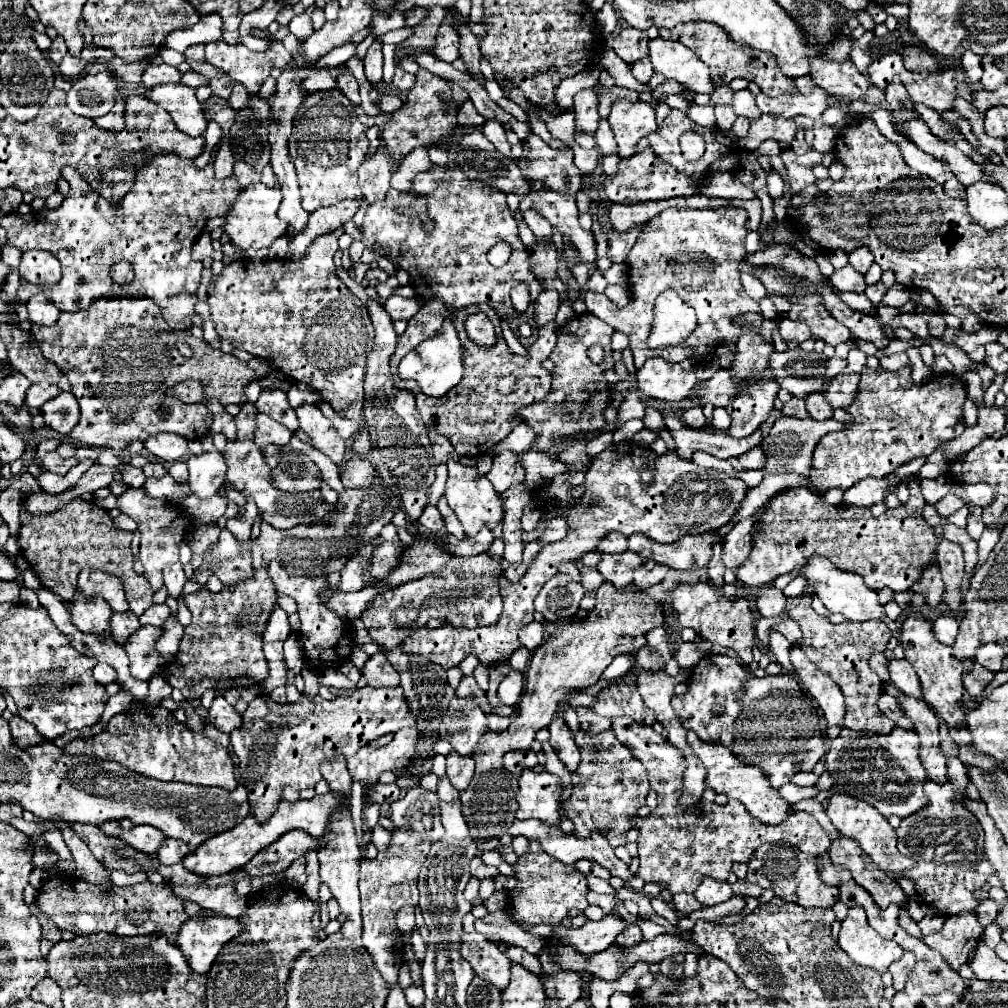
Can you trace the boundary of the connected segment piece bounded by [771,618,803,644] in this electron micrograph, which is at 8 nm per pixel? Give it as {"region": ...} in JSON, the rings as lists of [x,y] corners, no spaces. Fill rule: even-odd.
{"region":[[[789,618],[789,620],[783,620],[783,622],[779,622],[779,624],[773,624],[771,628],[777,630],[777,632],[781,632],[792,644],[803,637],[801,630],[799,630],[799,624],[793,622],[791,618]]]}

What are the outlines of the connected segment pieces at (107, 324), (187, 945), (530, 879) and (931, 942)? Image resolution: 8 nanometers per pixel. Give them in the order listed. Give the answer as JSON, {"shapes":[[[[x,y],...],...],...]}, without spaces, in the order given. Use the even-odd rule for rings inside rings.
{"shapes":[[[[99,300],[75,314],[61,312],[53,326],[33,324],[31,334],[43,356],[57,364],[71,382],[71,392],[79,402],[81,416],[69,436],[81,446],[125,450],[131,440],[147,440],[155,432],[175,432],[187,440],[199,440],[209,434],[211,414],[205,410],[195,414],[191,408],[187,412],[187,406],[175,398],[171,400],[171,416],[161,418],[157,406],[165,402],[167,390],[183,380],[199,378],[205,384],[205,398],[235,394],[235,402],[245,404],[245,386],[259,380],[255,370],[235,356],[213,350],[205,340],[187,336],[187,332],[171,330],[161,318],[159,306],[151,300]],[[177,340],[191,346],[193,358],[187,360],[179,354],[175,346]],[[121,428],[139,428],[139,432],[129,438],[121,434]]],[[[193,916],[181,926],[177,946],[197,974],[207,974],[223,944],[231,942],[243,928],[227,924],[225,916]]],[[[539,842],[529,844],[529,852],[521,856],[513,864],[513,876],[517,878],[515,888],[507,894],[507,904],[515,912],[515,922],[521,926],[535,926],[535,924],[551,924],[551,926],[571,925],[573,912],[583,912],[587,902],[587,878],[585,874],[577,872],[575,866],[565,866],[559,860],[545,854]]],[[[967,912],[945,916],[943,930],[933,936],[925,936],[923,942],[929,948],[941,952],[941,956],[953,970],[959,970],[963,964],[967,964],[969,954],[979,944],[981,934],[983,926],[977,920],[977,912]]]]}

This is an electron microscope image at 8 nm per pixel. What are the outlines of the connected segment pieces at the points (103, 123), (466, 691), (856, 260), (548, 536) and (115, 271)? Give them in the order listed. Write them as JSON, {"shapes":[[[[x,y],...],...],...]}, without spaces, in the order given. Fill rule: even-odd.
{"shapes":[[[[121,96],[109,114],[105,114],[103,118],[95,118],[95,126],[107,132],[121,132],[125,128],[125,102]]],[[[463,676],[463,678],[461,678],[461,684],[459,684],[459,688],[457,688],[457,696],[461,696],[461,698],[471,698],[471,700],[475,698],[485,714],[491,712],[491,704],[487,702],[485,692],[479,688],[479,684],[475,682],[473,676]]],[[[861,246],[861,248],[855,248],[851,254],[849,254],[849,264],[859,272],[859,274],[865,274],[869,270],[869,266],[873,264],[873,254],[869,248]]],[[[553,518],[547,526],[547,530],[543,532],[541,536],[541,544],[549,544],[549,542],[557,542],[557,540],[563,540],[569,532],[569,524],[563,520],[563,518]]],[[[119,262],[111,268],[111,278],[115,282],[129,282],[131,280],[131,268],[125,262]]]]}

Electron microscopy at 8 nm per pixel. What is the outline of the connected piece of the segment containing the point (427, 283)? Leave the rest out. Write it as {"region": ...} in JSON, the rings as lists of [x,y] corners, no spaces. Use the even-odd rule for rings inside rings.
{"region":[[[433,166],[433,170],[417,174],[415,190],[423,190],[427,194],[429,220],[435,222],[435,230],[431,234],[427,234],[423,230],[423,222],[419,218],[411,218],[411,216],[403,216],[403,214],[395,212],[395,204],[413,202],[417,198],[413,194],[399,194],[395,190],[391,190],[383,202],[373,202],[367,208],[361,230],[363,230],[363,238],[367,244],[379,244],[379,246],[387,244],[389,246],[389,252],[385,256],[397,268],[403,268],[411,274],[415,290],[419,292],[419,296],[423,300],[437,298],[437,300],[445,302],[447,306],[451,306],[451,310],[457,310],[457,308],[477,304],[477,302],[487,302],[491,306],[495,306],[497,302],[507,302],[511,288],[517,284],[527,284],[531,290],[531,298],[537,298],[541,294],[543,286],[535,280],[535,276],[529,270],[529,250],[521,244],[521,240],[517,236],[515,214],[509,210],[503,192],[495,190],[495,186],[487,186],[487,182],[483,182],[483,180],[469,180],[467,174],[463,170],[459,170],[459,166],[455,166],[453,170],[441,170],[441,168]],[[501,240],[509,242],[513,248],[511,258],[505,264],[505,270],[491,266],[487,260],[487,250]]]}

